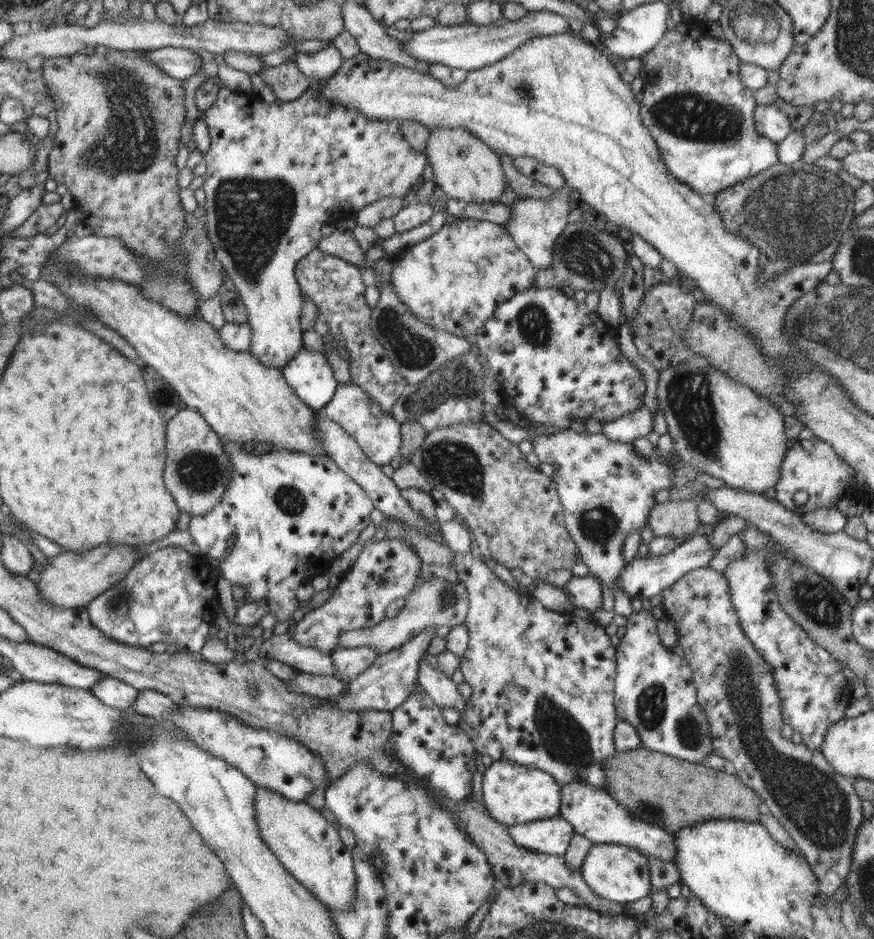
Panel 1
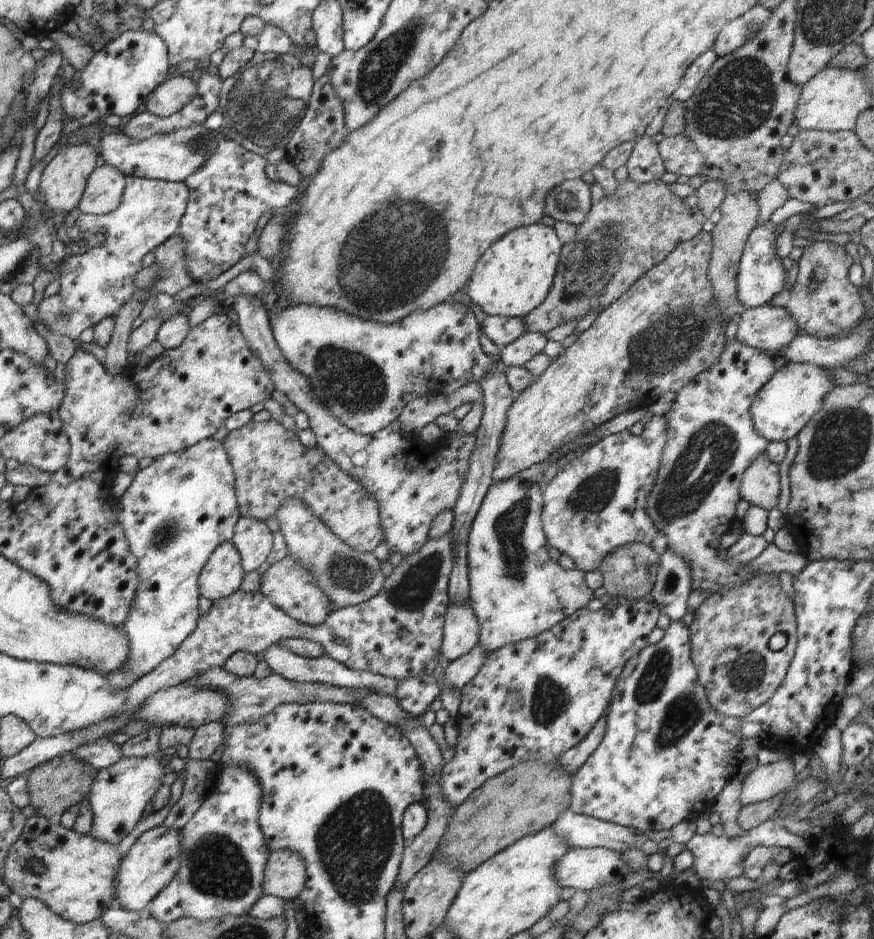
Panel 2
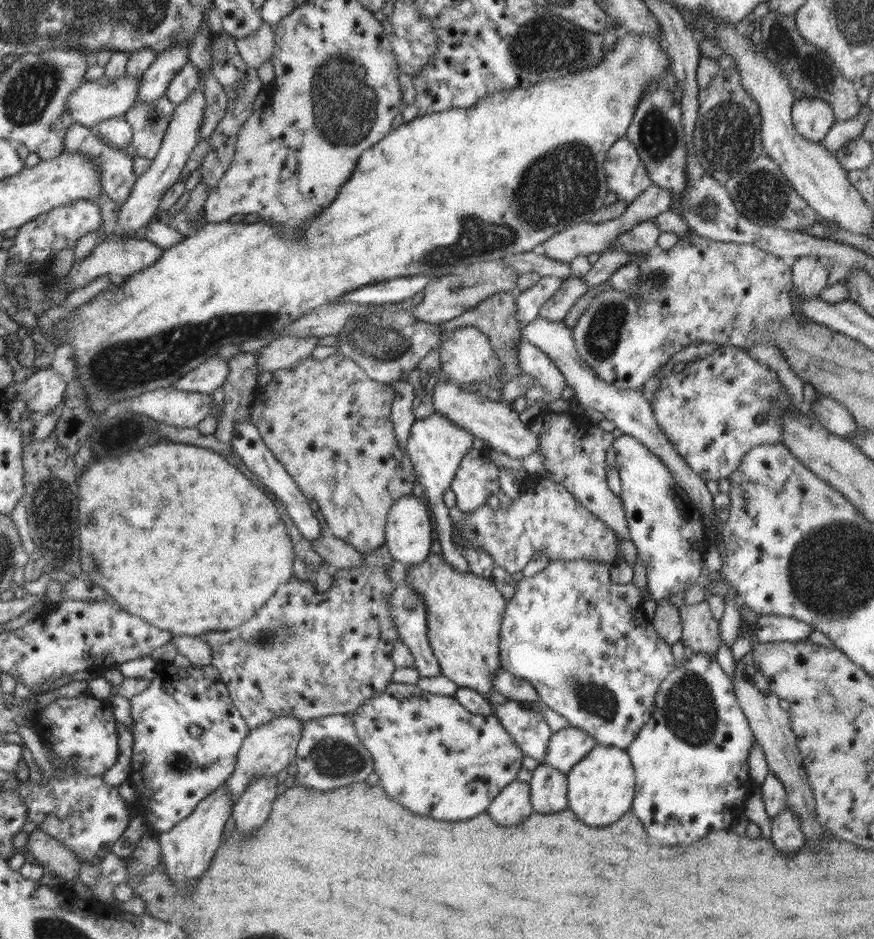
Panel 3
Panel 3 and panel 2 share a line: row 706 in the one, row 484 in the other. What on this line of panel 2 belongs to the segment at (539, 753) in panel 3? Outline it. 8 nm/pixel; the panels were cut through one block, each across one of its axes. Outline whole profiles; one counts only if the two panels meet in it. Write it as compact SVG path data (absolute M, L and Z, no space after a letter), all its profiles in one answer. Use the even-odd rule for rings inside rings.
M514 477L494 483L486 493L473 520L467 544L469 600L479 620L479 643L490 654L507 644L516 644L538 636L574 615L594 599L593 590L586 584L585 572L578 567L565 569L550 559L549 544L543 529L541 514L545 498L536 483Z

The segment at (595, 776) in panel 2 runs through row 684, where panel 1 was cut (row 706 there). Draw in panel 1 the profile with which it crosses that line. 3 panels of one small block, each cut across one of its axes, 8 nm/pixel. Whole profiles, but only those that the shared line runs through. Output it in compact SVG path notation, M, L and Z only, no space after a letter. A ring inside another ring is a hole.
M641 609L633 612L628 618L628 624L621 632L620 643L616 649L616 676L614 677L614 696L616 716L619 721L632 725L641 738L641 746L669 754L669 756L697 764L713 752L710 738L710 723L699 705L697 688L693 672L688 663L673 650L660 642L657 633L657 620L650 611Z

